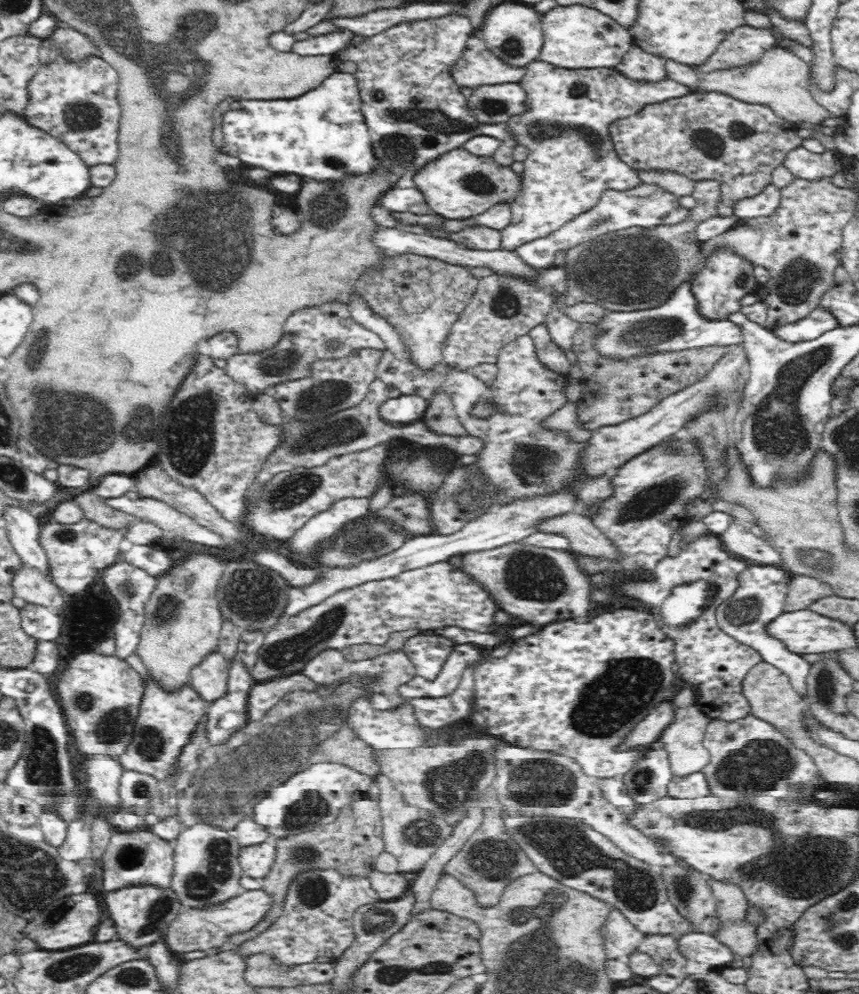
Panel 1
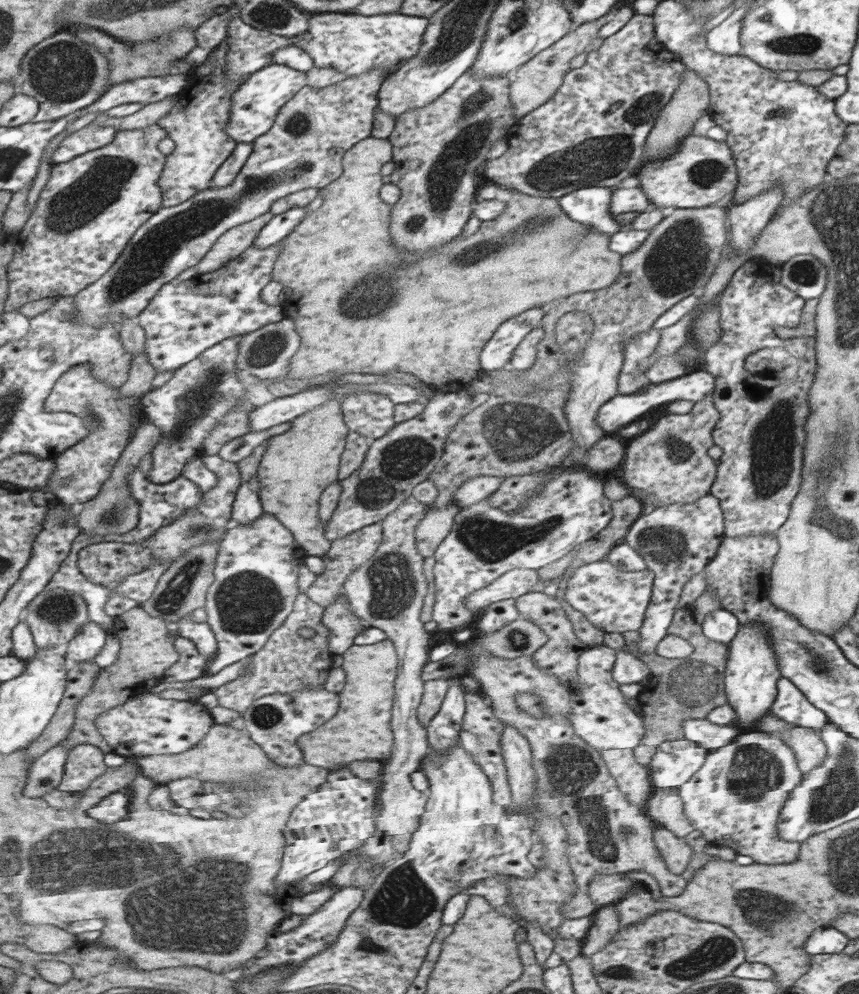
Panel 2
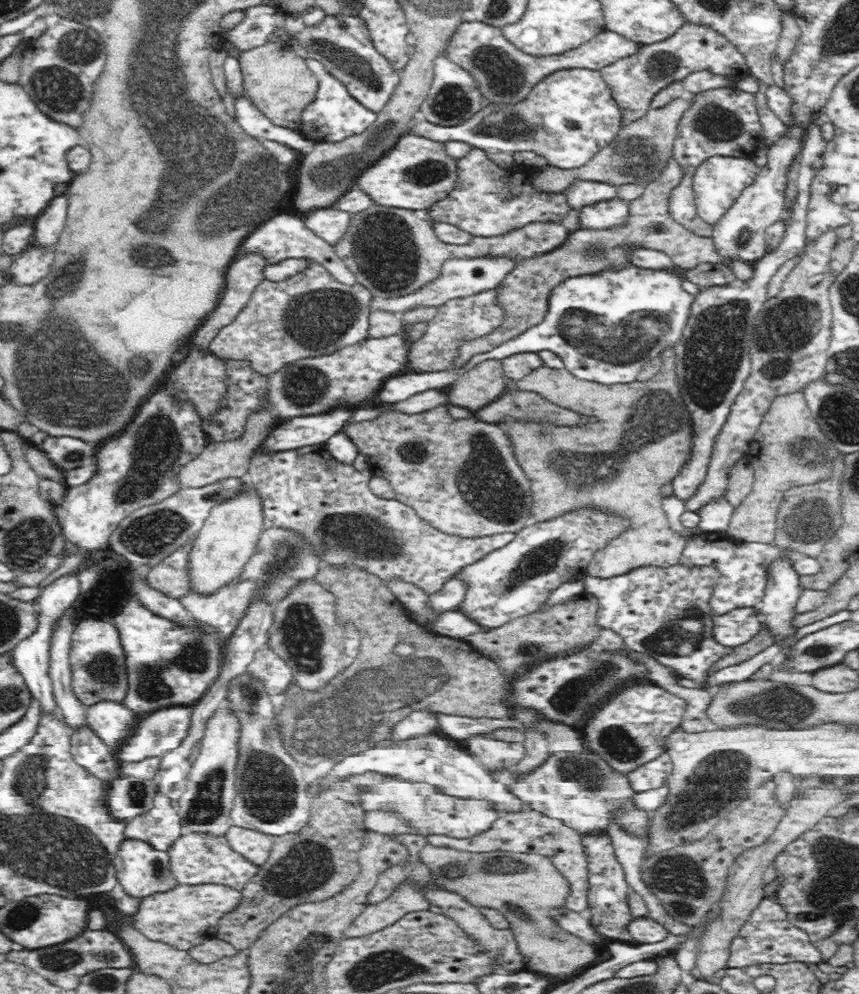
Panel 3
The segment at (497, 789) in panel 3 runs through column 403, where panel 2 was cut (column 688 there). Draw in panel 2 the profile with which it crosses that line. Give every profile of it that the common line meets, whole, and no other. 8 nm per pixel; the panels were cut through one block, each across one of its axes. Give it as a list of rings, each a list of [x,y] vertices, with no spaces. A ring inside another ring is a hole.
[[[675,740],[675,742],[665,742],[657,748],[657,752],[651,756],[651,762],[645,766],[649,770],[649,780],[653,788],[679,788],[685,784],[705,762],[707,750],[697,746],[695,742],[689,740]]]

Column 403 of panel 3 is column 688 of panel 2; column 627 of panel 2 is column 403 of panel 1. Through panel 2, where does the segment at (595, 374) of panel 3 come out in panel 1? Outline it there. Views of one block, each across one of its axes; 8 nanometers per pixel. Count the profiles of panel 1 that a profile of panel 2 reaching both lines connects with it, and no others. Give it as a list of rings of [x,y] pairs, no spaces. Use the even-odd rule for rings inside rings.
[[[406,394],[400,398],[392,398],[386,404],[380,406],[380,416],[384,420],[390,420],[390,424],[406,424],[416,426],[422,424],[422,418],[428,410],[428,400],[424,400],[418,394]]]

